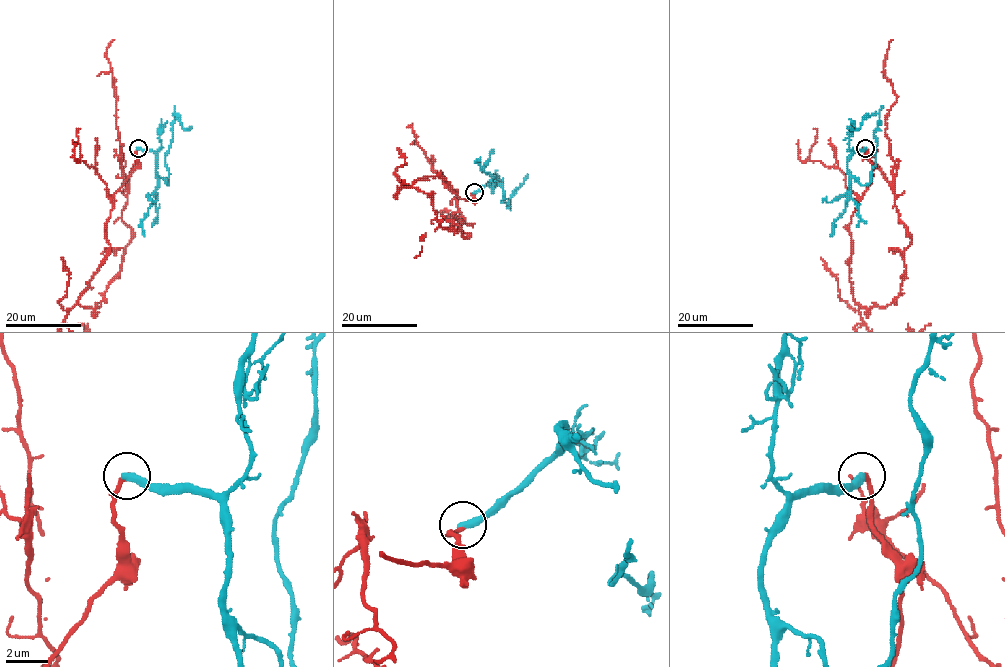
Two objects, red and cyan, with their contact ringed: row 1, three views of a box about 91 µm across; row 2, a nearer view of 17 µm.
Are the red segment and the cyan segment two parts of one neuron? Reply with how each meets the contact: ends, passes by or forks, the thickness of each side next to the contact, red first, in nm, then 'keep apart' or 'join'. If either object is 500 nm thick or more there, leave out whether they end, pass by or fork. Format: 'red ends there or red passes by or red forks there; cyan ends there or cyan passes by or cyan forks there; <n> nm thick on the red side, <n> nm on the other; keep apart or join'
red ends there; cyan ends there; 220 nm thick on the red side, 400 nm on the other; keep apart

